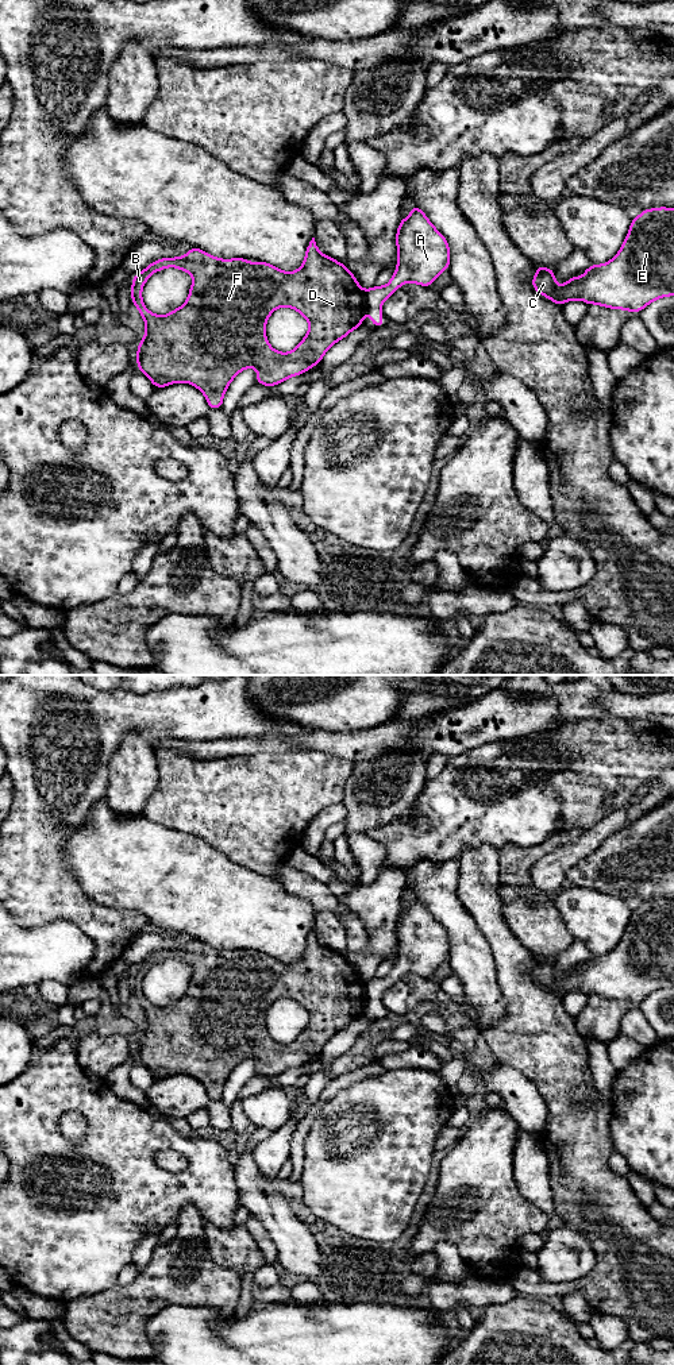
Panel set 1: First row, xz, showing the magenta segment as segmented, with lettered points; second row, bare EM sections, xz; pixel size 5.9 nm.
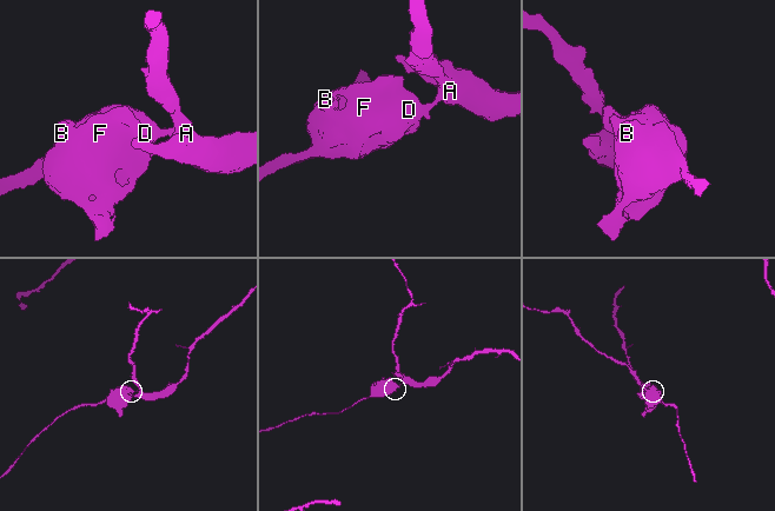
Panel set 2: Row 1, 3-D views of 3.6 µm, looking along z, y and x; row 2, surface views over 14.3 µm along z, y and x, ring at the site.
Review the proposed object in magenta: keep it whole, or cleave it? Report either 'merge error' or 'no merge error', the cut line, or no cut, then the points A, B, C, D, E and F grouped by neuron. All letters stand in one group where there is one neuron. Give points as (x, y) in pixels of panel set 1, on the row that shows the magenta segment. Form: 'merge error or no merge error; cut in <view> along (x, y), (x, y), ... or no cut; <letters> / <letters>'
merge error; cut in xz along (364, 292), (366, 305); A C E / B D F

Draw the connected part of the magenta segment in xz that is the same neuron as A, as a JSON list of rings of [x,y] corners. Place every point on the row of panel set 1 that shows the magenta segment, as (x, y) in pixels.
[[[411,208],[407,219],[401,217],[396,244],[398,251],[397,269],[385,286],[374,286],[365,292],[370,321],[380,328],[384,324],[381,306],[403,284],[415,282],[431,286],[448,269],[450,248],[447,239],[432,225],[423,209]]]

